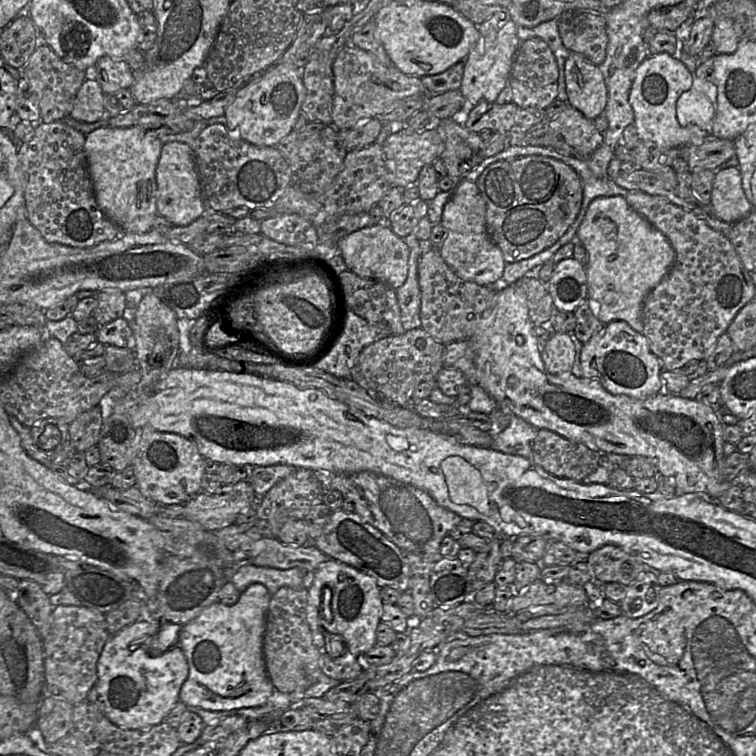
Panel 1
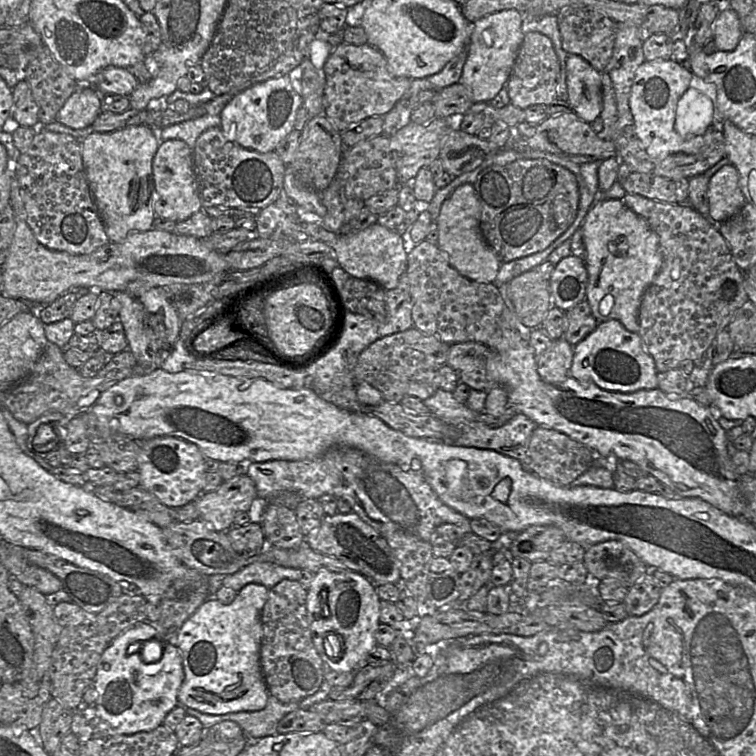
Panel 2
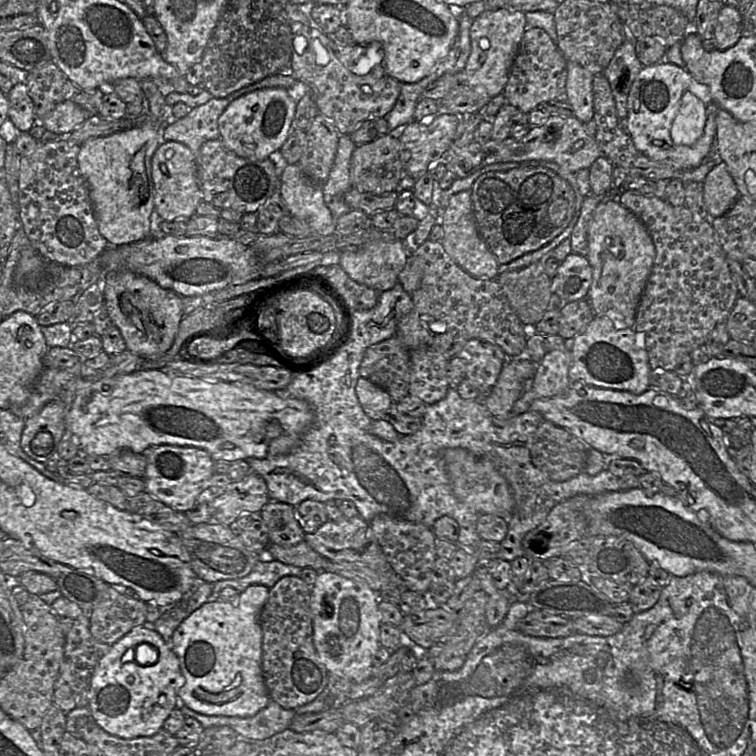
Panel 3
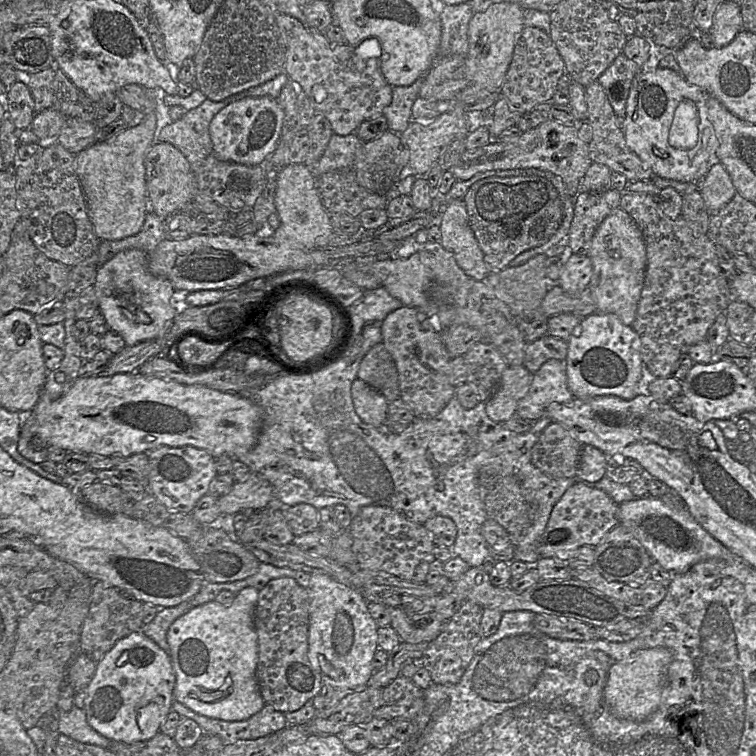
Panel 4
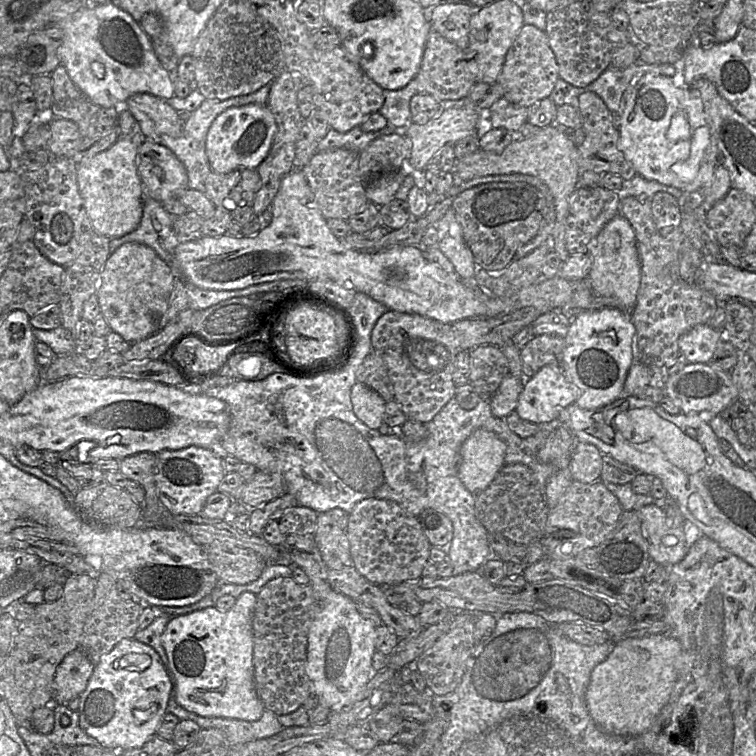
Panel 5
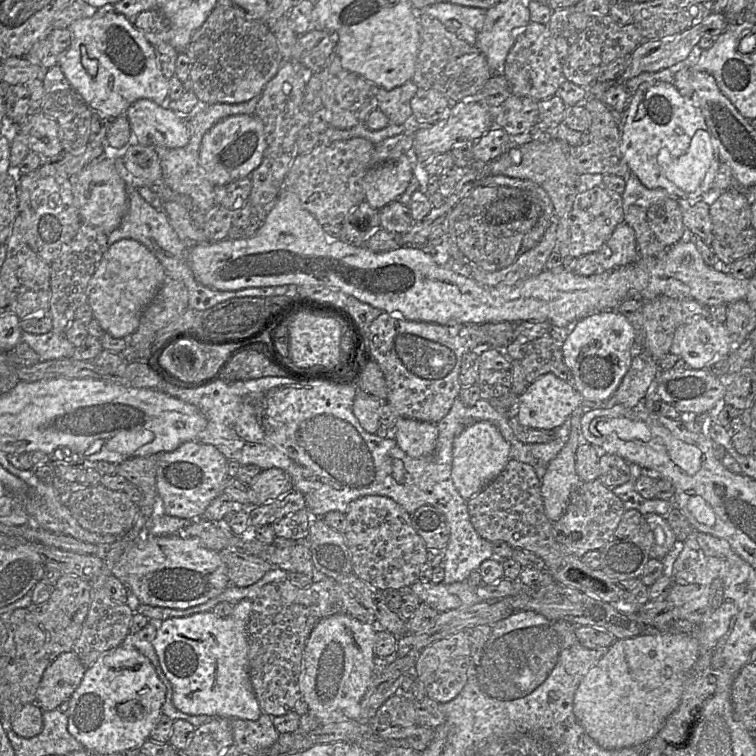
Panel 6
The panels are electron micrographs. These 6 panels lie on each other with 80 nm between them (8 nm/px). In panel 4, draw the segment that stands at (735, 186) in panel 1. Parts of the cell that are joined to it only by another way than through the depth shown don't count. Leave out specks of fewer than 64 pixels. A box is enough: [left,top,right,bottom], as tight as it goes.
[700,162,737,213]

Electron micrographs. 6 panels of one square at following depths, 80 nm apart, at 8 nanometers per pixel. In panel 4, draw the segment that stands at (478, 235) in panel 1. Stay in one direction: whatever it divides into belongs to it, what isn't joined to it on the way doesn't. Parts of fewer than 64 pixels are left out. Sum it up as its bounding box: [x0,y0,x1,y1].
[439,199,491,281]

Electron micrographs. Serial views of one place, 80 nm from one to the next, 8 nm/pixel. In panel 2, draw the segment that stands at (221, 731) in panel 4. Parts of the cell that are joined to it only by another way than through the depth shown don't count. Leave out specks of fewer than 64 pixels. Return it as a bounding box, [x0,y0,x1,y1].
[184,695,298,740]

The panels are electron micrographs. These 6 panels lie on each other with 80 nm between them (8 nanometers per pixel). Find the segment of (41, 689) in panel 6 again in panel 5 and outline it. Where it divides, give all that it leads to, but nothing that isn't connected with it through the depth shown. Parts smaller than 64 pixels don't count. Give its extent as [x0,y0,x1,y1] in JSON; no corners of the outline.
[53,649,94,704]

